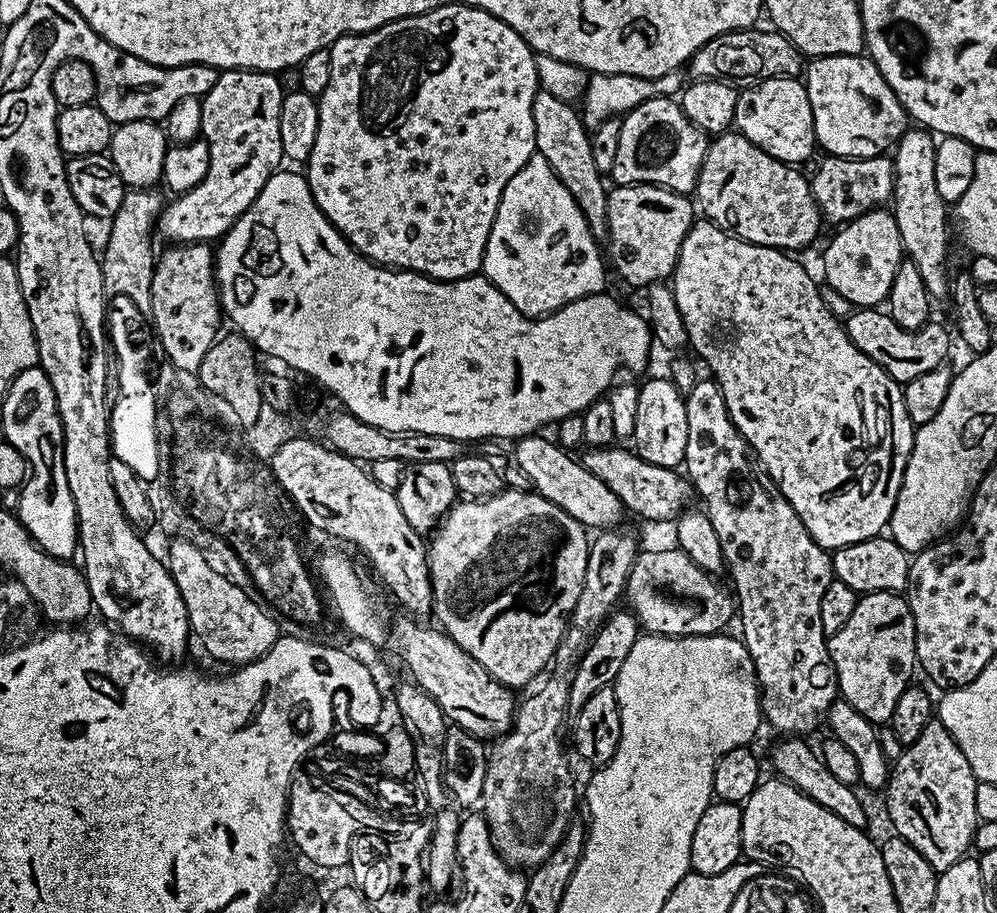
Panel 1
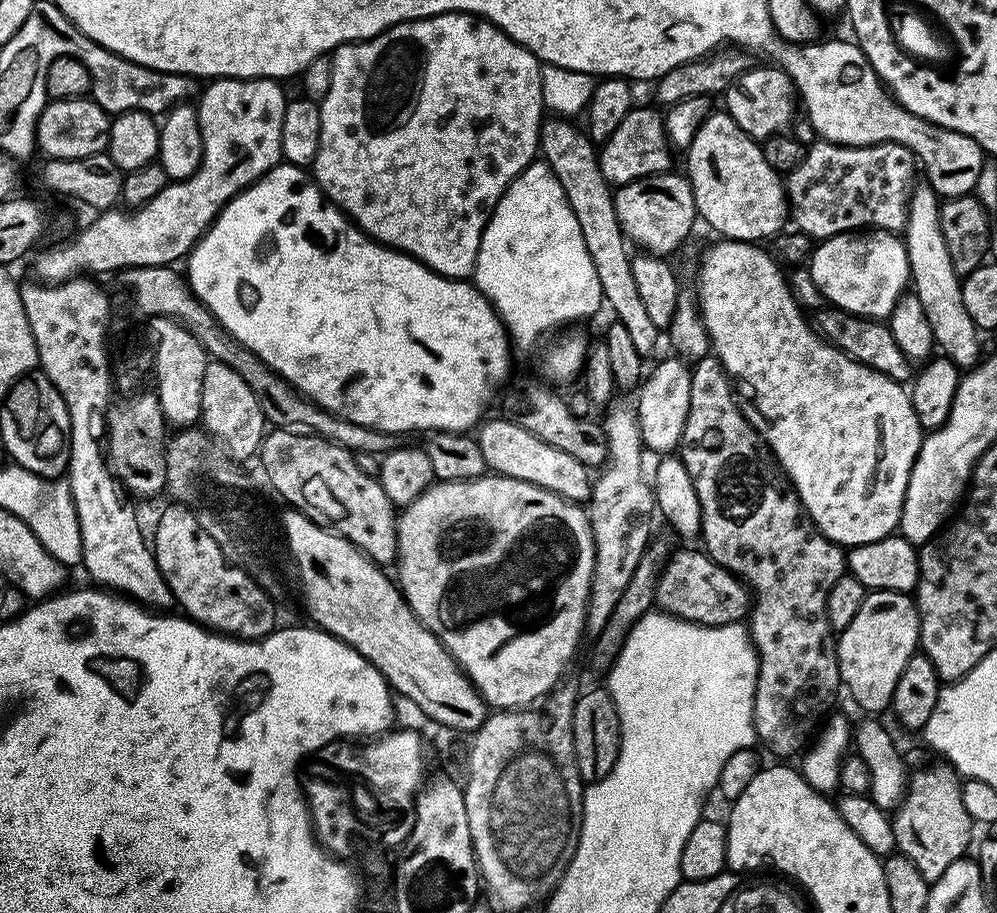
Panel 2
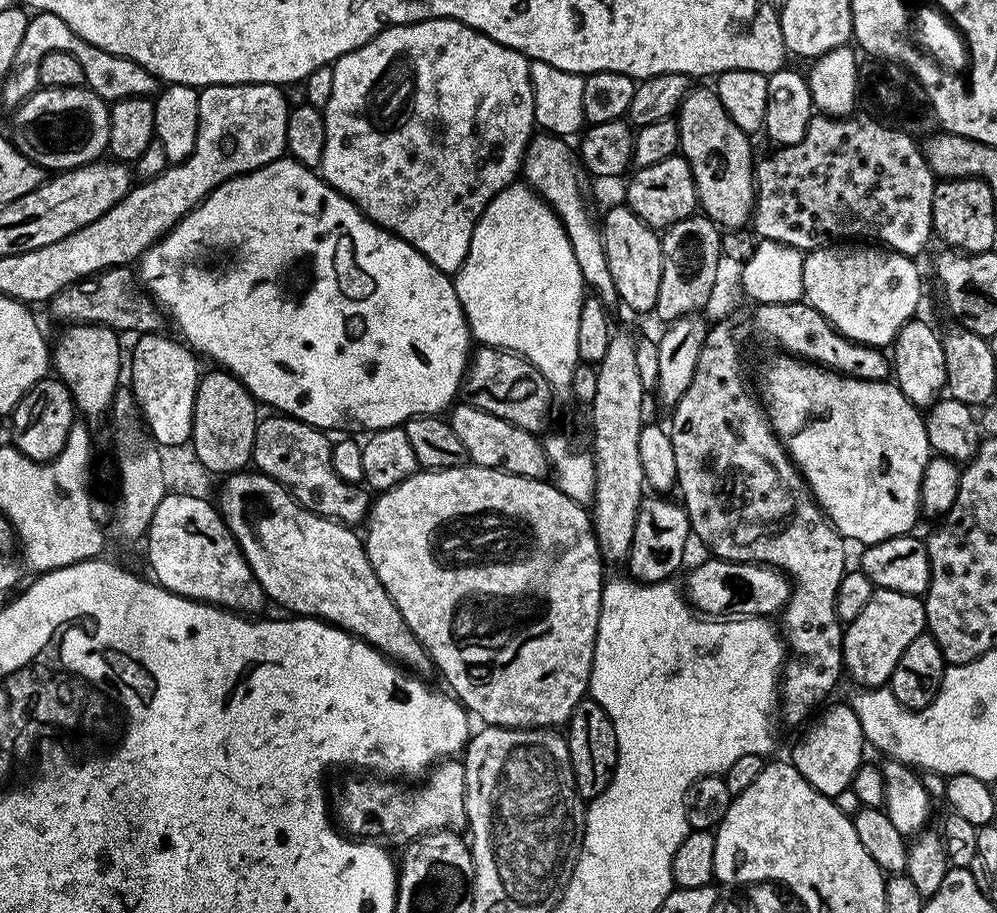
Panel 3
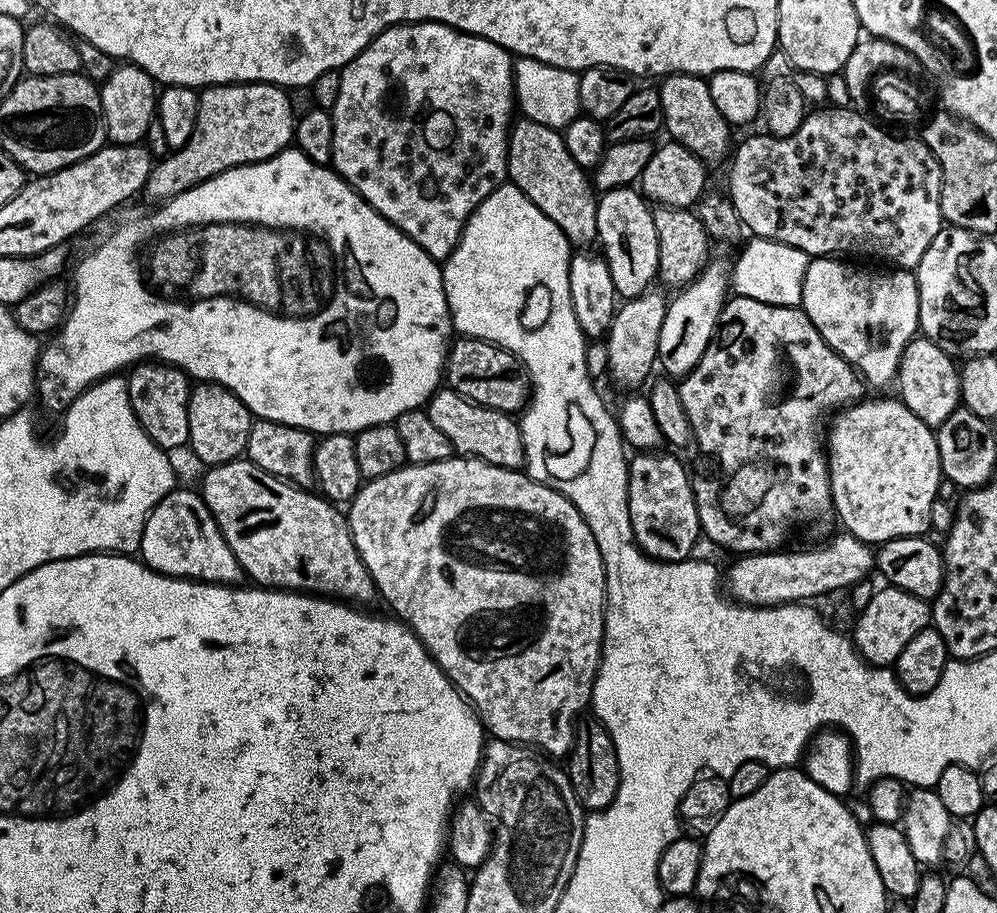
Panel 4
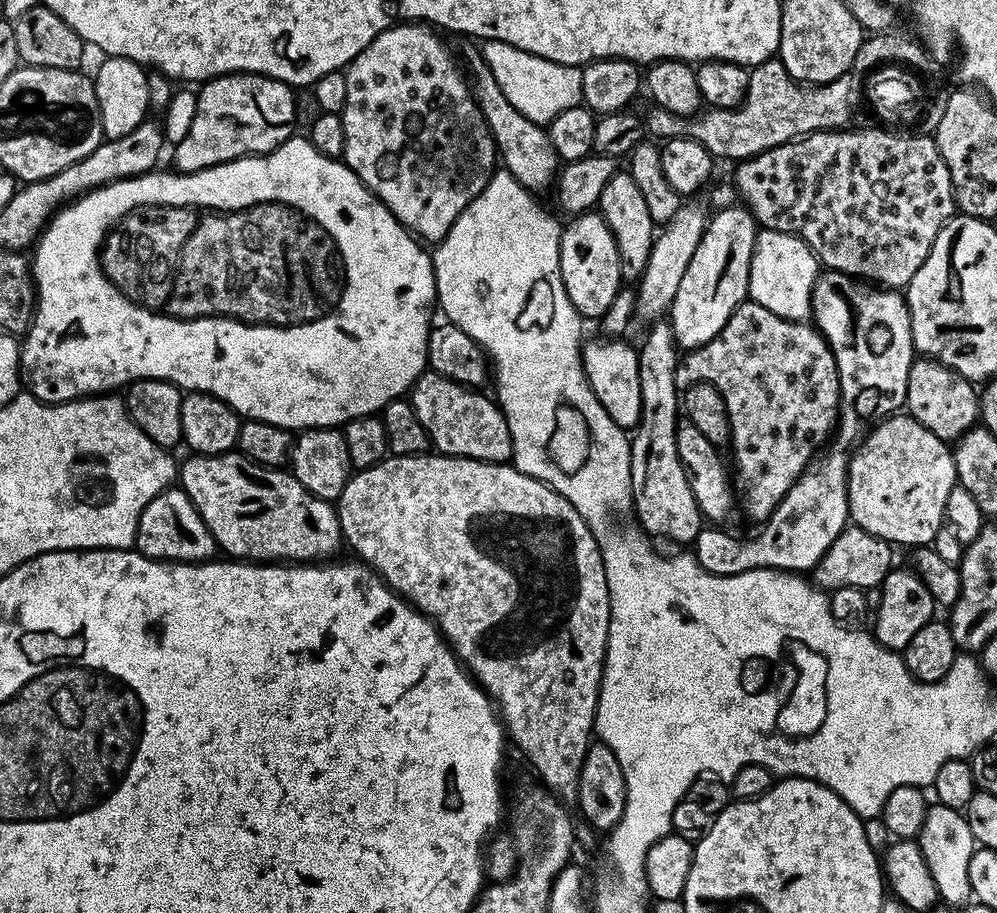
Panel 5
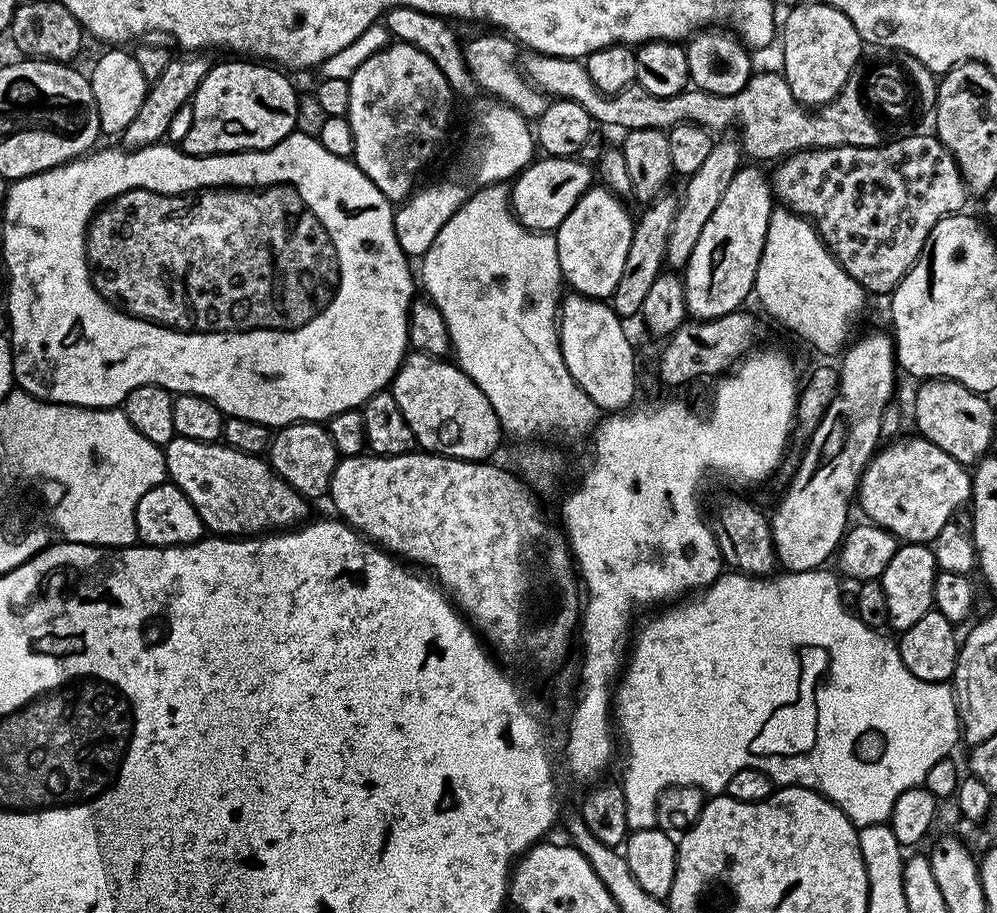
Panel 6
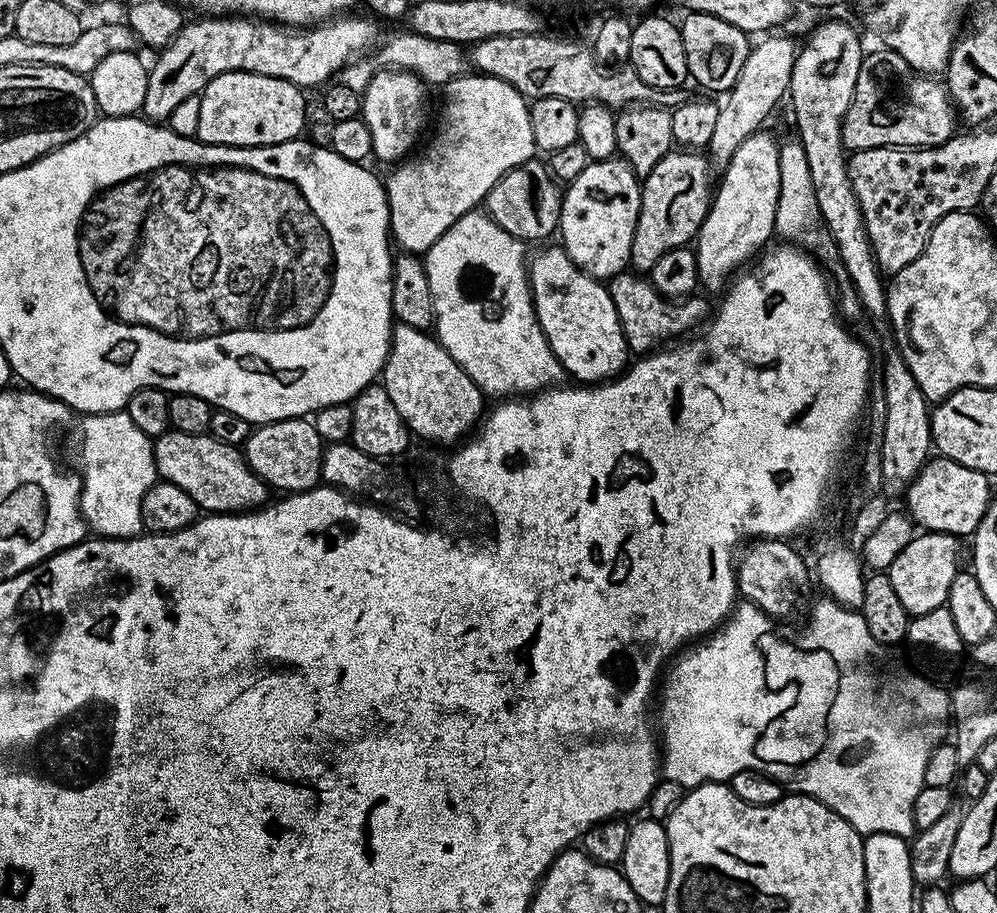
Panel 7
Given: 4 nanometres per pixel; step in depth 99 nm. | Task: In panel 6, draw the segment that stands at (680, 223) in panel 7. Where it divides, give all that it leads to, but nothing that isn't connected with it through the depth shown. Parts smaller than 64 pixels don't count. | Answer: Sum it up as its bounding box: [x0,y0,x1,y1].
[610,192,679,320]

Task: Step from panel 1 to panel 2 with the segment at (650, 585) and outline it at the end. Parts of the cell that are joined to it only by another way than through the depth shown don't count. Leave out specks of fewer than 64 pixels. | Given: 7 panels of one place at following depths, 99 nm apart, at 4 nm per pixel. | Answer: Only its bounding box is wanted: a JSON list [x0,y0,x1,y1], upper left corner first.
[655,551,750,626]

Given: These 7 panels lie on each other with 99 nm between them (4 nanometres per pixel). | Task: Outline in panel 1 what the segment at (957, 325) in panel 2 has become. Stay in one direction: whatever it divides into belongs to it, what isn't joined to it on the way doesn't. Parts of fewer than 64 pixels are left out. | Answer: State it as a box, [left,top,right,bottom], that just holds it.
[890,126,950,298]

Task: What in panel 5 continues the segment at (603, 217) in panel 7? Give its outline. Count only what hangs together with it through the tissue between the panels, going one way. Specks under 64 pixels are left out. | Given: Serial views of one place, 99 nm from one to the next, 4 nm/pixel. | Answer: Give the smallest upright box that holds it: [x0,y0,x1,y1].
[559,210,623,320]

